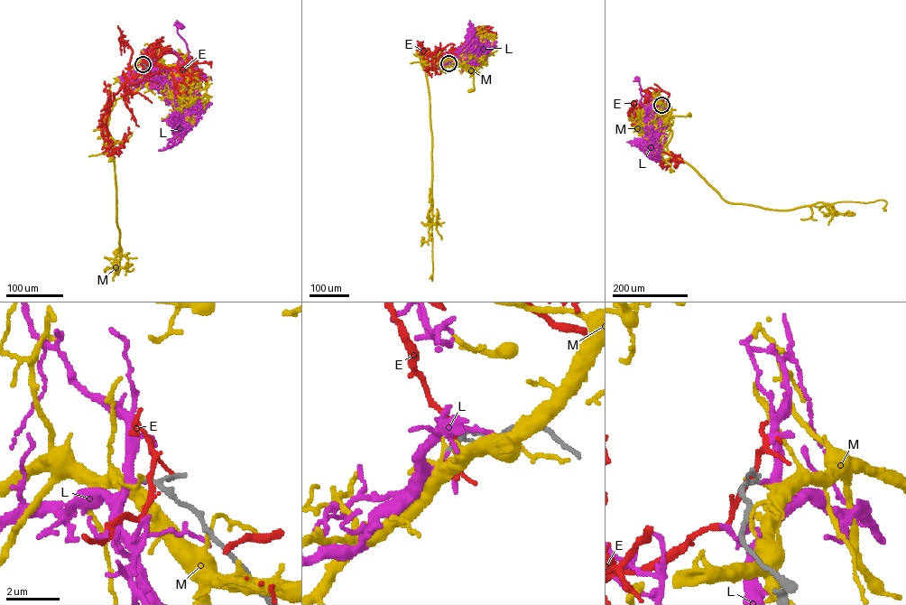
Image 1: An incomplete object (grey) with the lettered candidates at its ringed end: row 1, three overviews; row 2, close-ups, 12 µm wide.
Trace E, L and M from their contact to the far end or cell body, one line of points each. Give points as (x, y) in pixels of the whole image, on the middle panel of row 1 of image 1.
E: (448, 63), (448, 57), (432, 60), (429, 48), (428, 57), (422, 52), (430, 53), (438, 48)
L: (448, 63), (489, 45), (484, 41), (480, 44), (474, 42)
M: (448, 63), (455, 60), (471, 60), (475, 89), (470, 90)

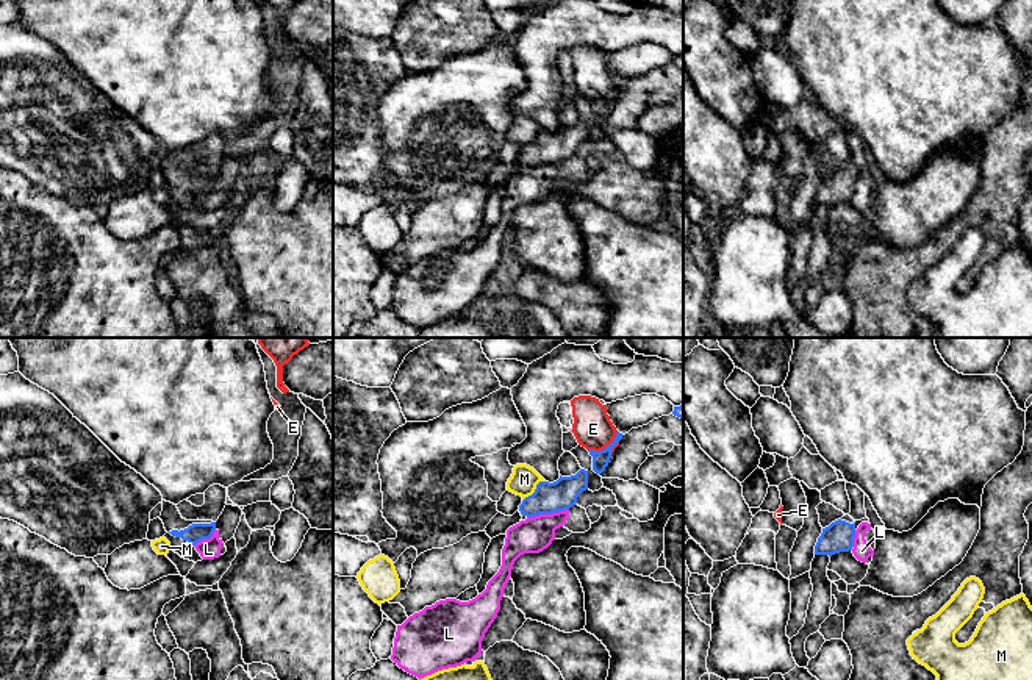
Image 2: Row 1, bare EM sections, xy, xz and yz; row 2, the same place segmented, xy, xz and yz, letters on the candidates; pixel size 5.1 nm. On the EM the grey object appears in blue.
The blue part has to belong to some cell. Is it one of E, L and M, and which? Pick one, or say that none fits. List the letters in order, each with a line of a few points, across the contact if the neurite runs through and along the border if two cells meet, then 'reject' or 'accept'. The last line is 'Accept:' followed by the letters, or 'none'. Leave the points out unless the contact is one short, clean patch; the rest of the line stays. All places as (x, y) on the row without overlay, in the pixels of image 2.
E: line xz (618, 82), (602, 99), (588, 100); reject
L: line xz (549, 147), (548, 163), (533, 185); accept
M: line xz (544, 130), (523, 150); reject
Accept: L

